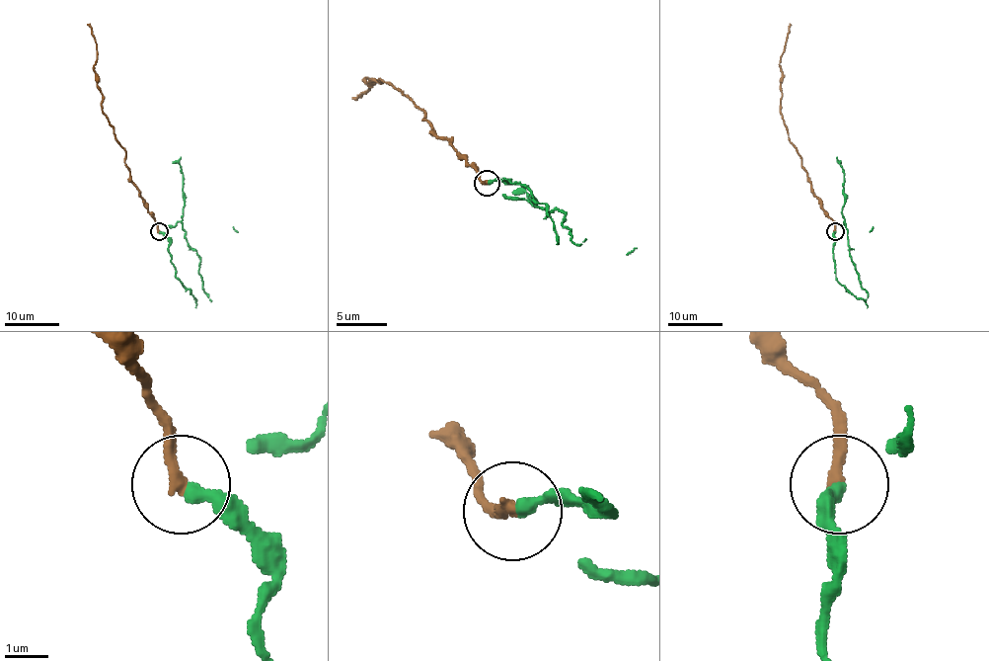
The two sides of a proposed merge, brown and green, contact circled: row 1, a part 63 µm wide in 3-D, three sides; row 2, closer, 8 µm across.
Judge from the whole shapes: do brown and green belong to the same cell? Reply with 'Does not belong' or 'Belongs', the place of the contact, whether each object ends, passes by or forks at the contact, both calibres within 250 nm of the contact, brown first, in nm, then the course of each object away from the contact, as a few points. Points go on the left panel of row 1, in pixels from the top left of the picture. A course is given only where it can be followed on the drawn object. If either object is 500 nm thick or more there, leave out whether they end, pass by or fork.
Does not belong. Place: (159, 231). At the ring brown ends. At the ring green ends. Thickness 280 nm (brown) against 320 nm. Course of brown: (159, 231), (130, 179), (125, 149), (102, 111), (102, 93), (94, 70), (94, 36), (87, 25). Course of green: (159, 231), (178, 222), (182, 225), (188, 244), (196, 252), (202, 289), (212, 300)

